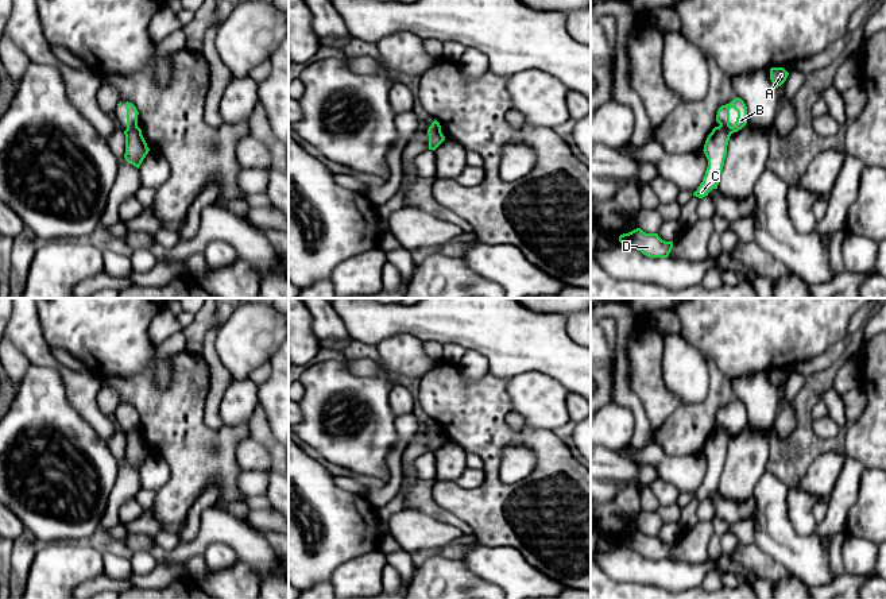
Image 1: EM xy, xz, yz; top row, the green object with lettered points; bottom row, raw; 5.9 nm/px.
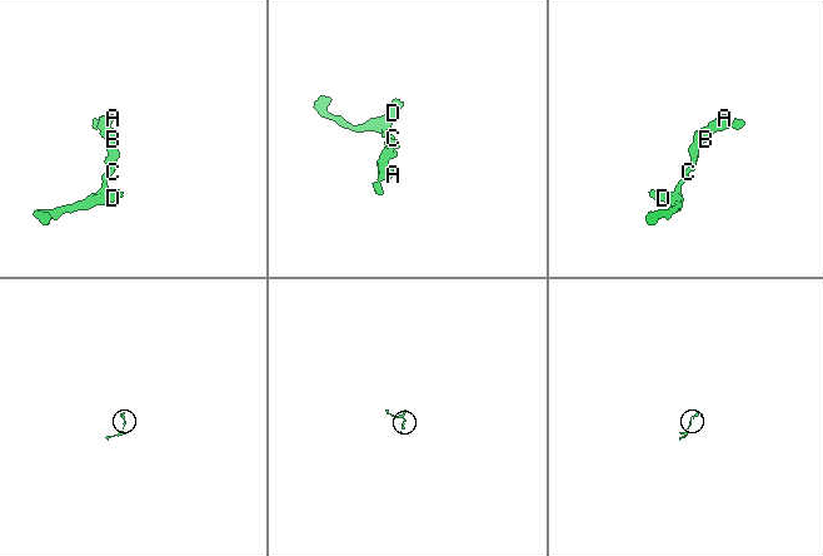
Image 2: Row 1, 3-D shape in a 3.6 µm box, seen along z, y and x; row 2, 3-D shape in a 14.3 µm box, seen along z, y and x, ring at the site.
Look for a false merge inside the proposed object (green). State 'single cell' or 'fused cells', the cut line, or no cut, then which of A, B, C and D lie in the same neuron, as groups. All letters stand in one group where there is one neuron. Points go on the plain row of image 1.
fused cells; cut xy (136, 428), (127, 432); groups A B / C D

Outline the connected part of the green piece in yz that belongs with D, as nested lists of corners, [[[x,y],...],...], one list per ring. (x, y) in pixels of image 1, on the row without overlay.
[[[641,530],[620,537],[619,544],[637,550],[649,560],[668,560],[673,550],[673,544],[665,544],[658,536],[646,536]]]

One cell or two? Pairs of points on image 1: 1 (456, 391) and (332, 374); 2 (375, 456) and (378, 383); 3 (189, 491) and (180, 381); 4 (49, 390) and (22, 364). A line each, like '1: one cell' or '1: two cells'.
1: two cells
2: one cell
3: one cell
4: two cells

